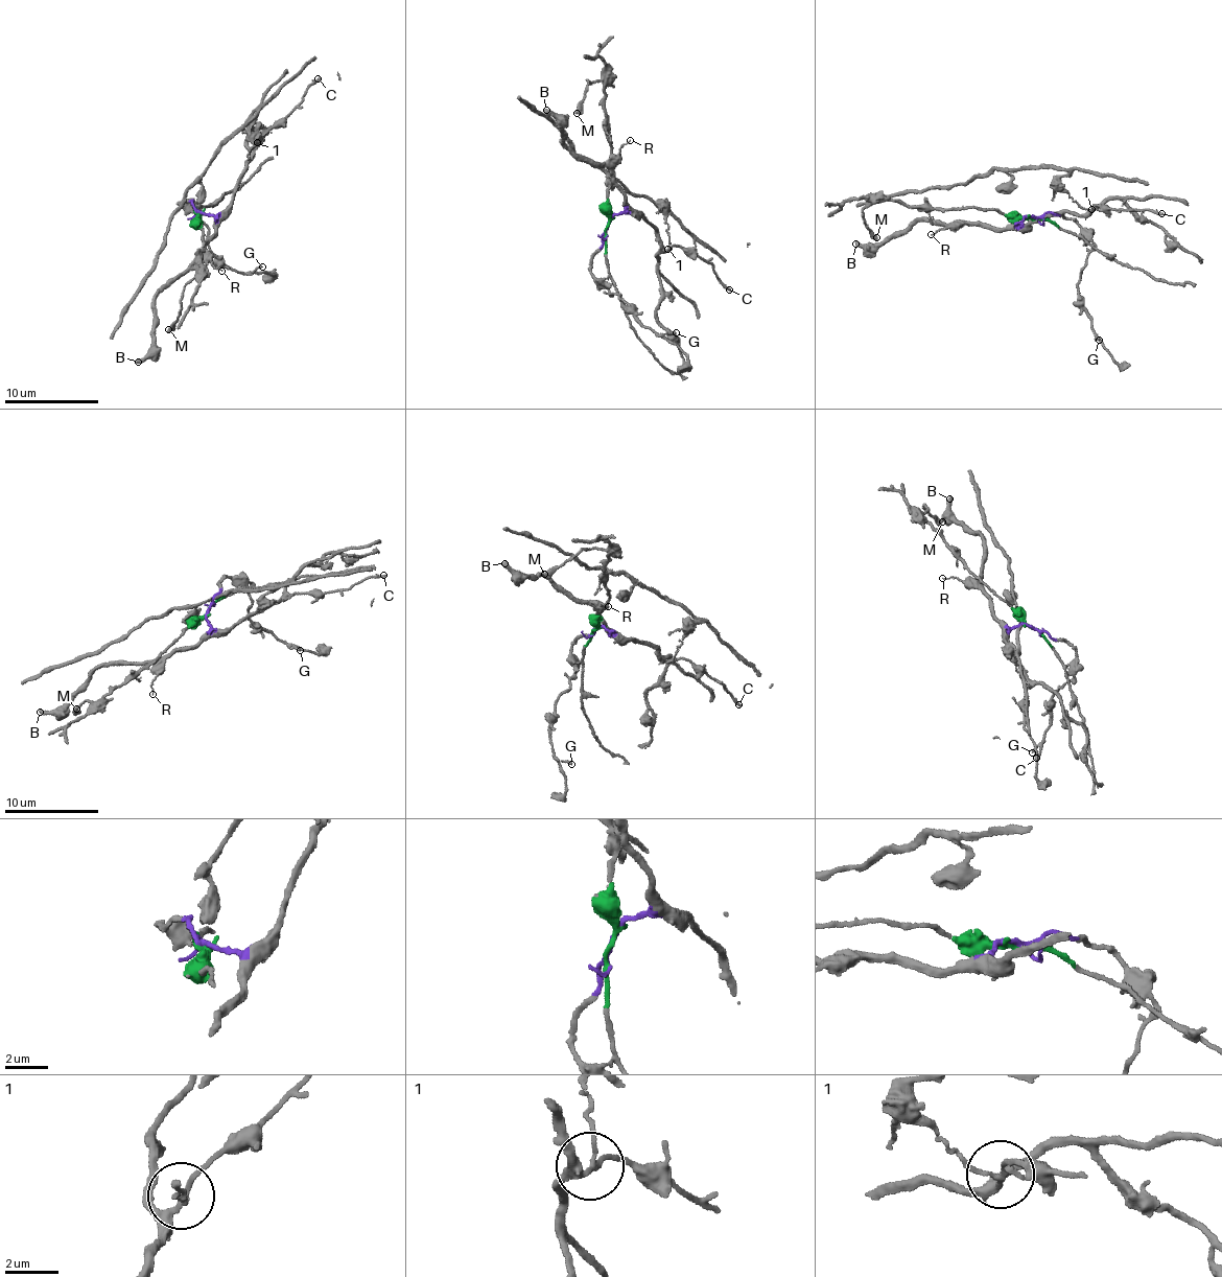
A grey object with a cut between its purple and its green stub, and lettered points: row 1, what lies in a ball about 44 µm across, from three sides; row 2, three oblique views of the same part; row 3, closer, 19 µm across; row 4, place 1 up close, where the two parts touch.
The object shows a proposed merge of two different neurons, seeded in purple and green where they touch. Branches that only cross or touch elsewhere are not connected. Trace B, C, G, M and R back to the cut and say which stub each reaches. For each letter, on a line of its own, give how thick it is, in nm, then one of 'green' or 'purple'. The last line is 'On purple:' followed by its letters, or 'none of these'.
B: calibre 360 nm; purple
C: calibre 240 nm; purple
G: calibre 170 nm; purple
M: calibre 440 nm; green
R: calibre 90 nm; purple
On purple: B, C, G, R

